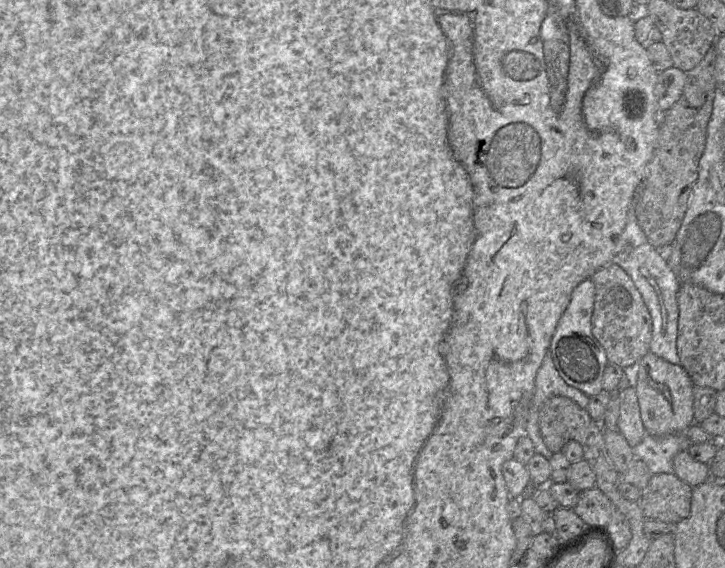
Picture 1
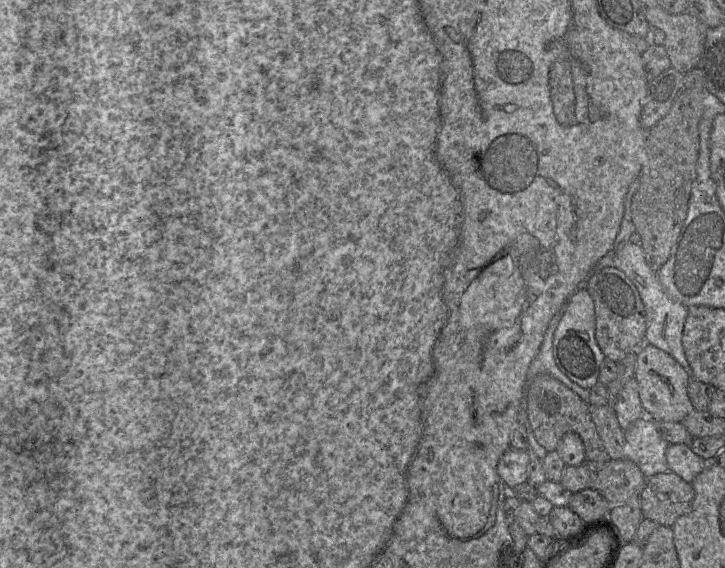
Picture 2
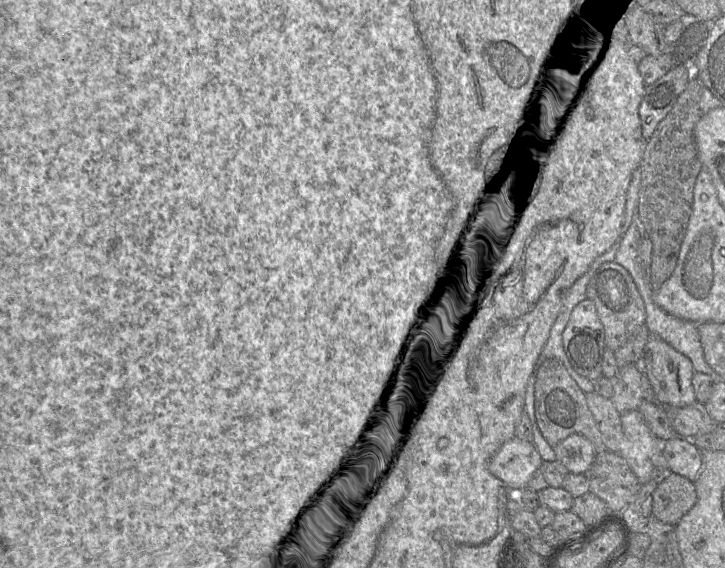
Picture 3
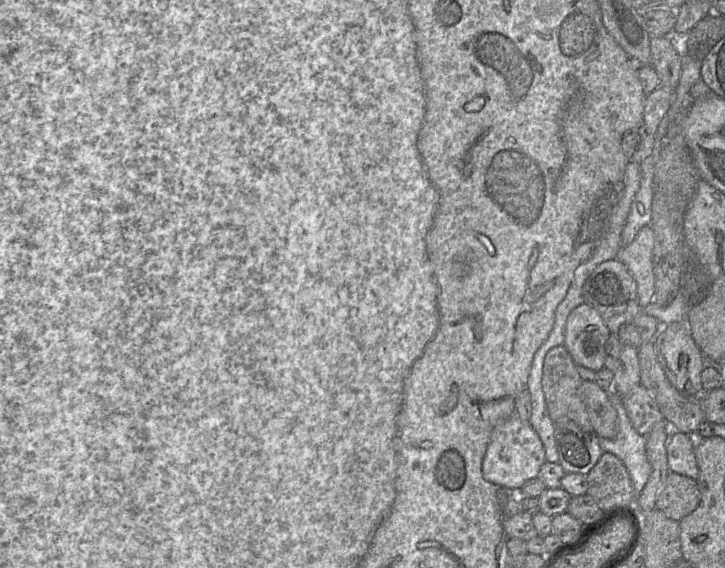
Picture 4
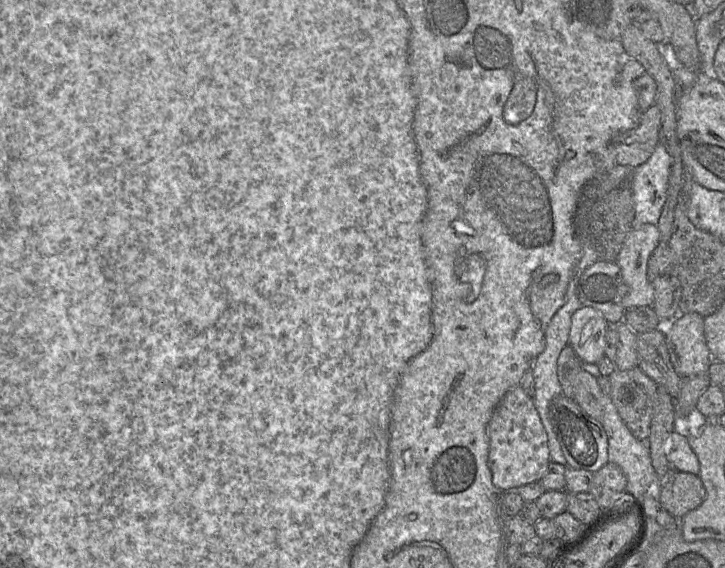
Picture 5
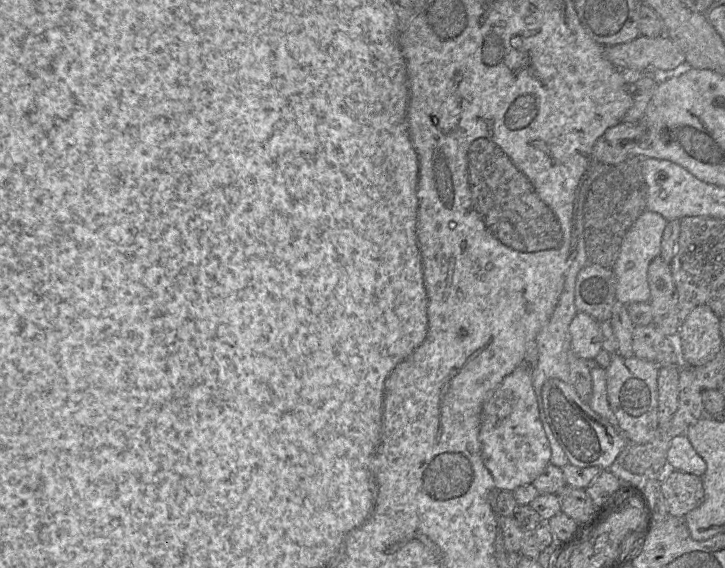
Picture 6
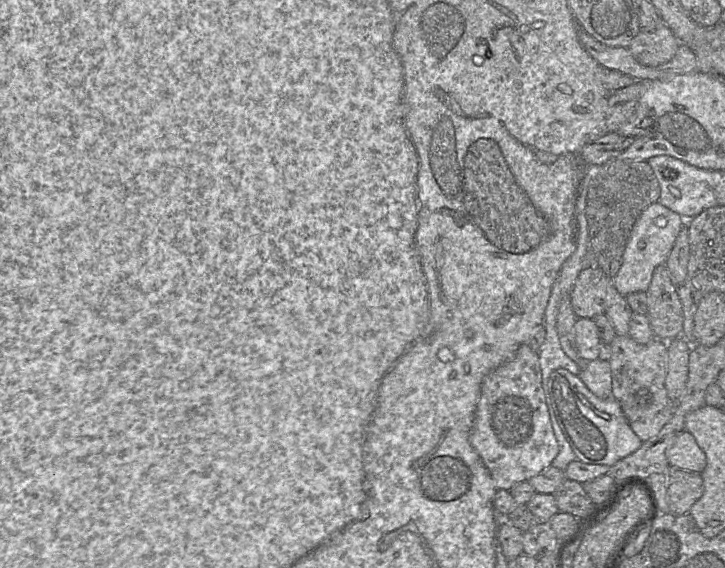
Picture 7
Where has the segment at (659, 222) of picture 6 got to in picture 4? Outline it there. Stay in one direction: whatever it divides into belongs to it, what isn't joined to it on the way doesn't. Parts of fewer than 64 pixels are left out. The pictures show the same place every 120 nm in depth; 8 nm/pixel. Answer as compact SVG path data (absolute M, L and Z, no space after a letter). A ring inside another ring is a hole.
M644 226L628 246L620 248L617 255L617 259L627 267L636 281L638 302L642 308L654 302L654 245L653 229Z

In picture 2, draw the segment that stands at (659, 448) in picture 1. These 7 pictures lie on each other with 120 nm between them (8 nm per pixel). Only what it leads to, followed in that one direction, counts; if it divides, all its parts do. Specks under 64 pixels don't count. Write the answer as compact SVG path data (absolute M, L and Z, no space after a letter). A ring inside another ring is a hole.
M643 415L624 434L624 458L635 463L645 478L669 471L666 460L669 443L661 437L652 418Z

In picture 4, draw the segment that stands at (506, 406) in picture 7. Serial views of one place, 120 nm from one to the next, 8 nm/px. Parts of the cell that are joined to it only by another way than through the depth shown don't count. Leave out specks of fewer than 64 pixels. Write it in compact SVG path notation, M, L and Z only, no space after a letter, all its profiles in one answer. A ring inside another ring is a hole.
M514 412L492 431L482 462L482 474L486 481L505 490L520 490L527 481L539 476L544 462L545 450L538 434L530 422L522 421Z

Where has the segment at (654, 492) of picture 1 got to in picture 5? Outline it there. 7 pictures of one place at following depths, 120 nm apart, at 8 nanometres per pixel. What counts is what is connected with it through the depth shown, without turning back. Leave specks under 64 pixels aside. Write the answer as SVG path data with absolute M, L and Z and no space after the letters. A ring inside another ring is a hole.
M669 466L669 470L664 477L659 478L659 501L665 510L676 519L680 520L688 512L699 507L705 496L705 487L699 475L678 471Z

